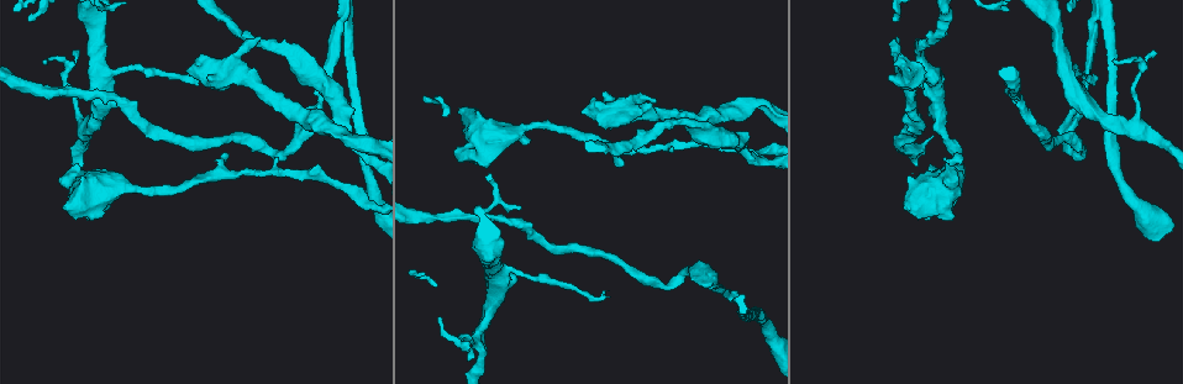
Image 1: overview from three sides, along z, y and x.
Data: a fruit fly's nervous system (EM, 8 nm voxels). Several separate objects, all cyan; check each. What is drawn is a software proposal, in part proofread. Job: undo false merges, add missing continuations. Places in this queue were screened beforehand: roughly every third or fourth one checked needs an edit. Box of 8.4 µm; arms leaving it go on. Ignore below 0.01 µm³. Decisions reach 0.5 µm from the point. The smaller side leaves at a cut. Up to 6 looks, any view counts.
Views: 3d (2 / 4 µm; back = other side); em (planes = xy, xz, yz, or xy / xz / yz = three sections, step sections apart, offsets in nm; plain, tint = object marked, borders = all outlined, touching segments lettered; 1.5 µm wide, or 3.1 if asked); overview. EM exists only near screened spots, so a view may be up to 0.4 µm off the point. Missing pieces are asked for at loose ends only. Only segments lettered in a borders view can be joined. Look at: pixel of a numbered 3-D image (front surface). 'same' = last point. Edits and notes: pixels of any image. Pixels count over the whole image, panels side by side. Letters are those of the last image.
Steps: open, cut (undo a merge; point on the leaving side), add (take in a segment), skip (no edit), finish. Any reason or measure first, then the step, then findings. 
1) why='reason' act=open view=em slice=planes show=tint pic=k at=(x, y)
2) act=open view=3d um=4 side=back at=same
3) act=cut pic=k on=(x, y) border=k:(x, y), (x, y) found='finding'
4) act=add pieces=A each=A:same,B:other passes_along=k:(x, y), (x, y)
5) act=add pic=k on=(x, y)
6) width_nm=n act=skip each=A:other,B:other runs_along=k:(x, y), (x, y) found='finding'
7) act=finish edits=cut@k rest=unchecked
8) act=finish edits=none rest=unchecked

why='an open end' act=open view=em slice=planes show=borders pic=1 at=(603, 292)

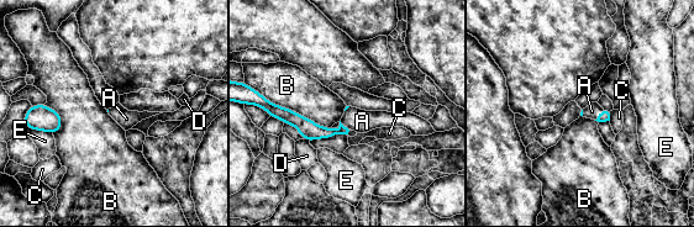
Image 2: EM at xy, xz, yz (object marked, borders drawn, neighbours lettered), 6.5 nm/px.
longest_contact=B:500nm act=add pieces=A each=A:same,B:other,C:other,D:other,E:other found='the cell continues'

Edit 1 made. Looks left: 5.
why='an open end' act=open view=em slice=xz step=4 show=borders pic=1 at=(620, 166)

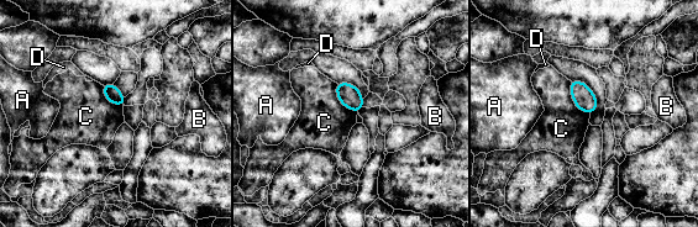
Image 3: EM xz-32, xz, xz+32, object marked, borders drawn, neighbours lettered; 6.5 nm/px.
act=skip each=A:other,B:other,C:other,D:other border=3:(568, 80), (572, 101), (589, 114) found='none of them fits'

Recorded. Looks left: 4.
act=open view=3d um=2 pic=1 at=(146, 190)

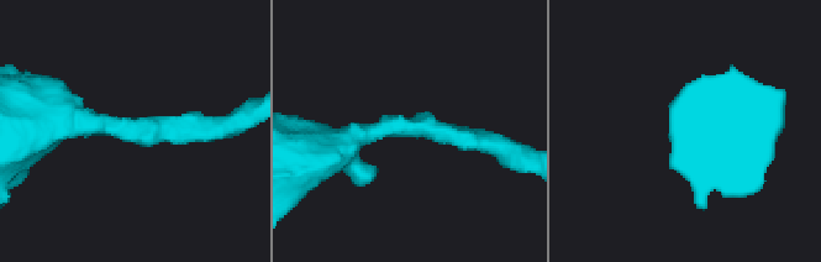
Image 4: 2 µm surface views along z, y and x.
arm_widths_nm=190,420 why='shape alone is not enough' act=open view=em slice=xz step=4 show=tint pic=4 at=(419, 124)

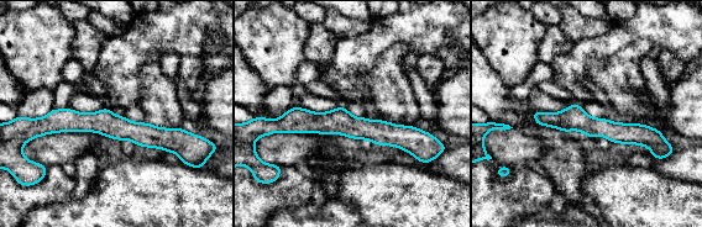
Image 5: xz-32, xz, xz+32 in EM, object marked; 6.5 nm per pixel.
act=open view=em slice=xz step=4 show=borders at=same

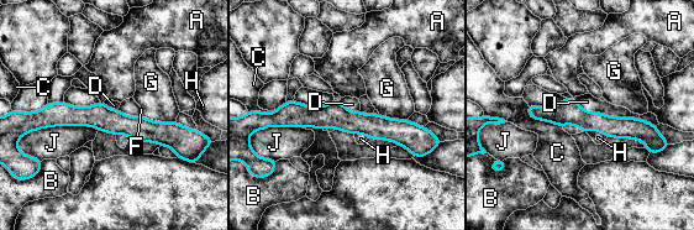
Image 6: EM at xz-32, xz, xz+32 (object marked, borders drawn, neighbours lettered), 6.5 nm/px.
width_nm=160 act=skip each=A:other,B:other,C:other,D:other,F:other,G:other,H:other,J:other found='one cell here'

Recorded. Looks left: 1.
act=finish edits=add@2 rest=unchecked

